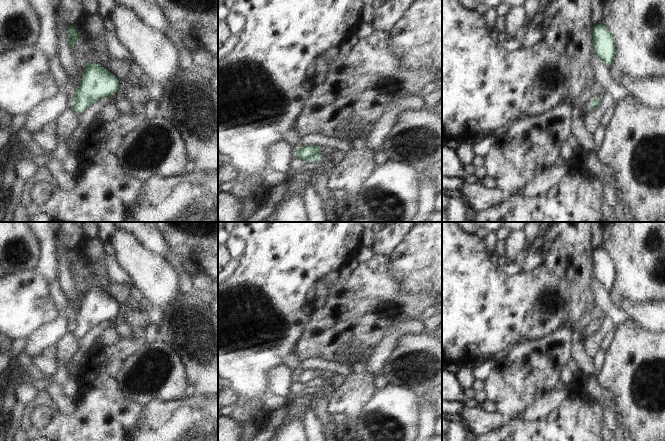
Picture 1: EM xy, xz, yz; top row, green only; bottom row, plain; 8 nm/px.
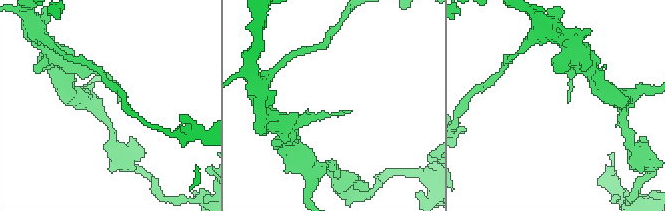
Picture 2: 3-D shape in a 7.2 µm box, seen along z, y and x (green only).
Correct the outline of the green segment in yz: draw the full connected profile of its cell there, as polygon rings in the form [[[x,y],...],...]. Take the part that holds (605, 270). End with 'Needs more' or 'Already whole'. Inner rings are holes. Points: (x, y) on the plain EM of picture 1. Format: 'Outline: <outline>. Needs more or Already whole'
Outline: [[[601,246],[593,249],[593,268],[595,278],[606,290],[611,290],[614,285],[617,272],[611,255]]]. Already whole.

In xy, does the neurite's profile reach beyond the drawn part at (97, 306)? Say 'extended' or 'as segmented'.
as segmented

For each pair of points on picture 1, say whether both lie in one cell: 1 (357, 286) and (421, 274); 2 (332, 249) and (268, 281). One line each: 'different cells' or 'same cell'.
1: different cells
2: same cell

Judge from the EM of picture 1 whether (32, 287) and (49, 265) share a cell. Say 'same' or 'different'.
different

